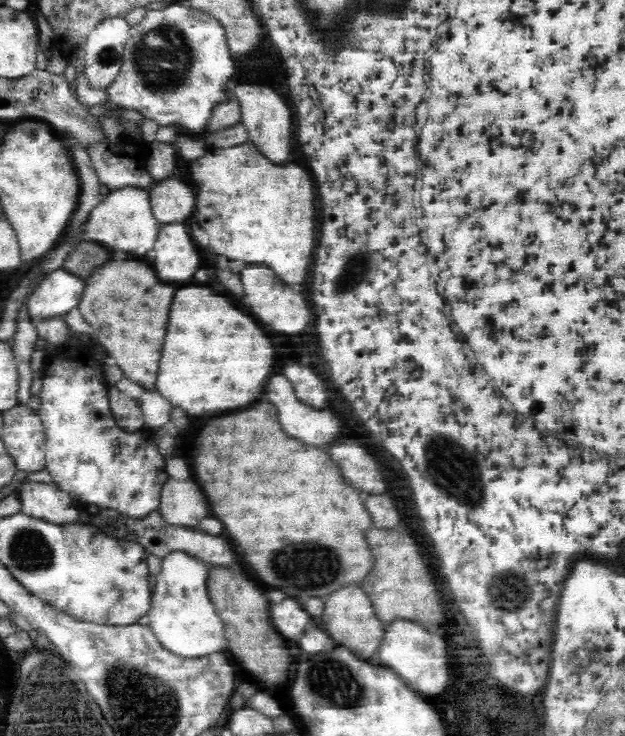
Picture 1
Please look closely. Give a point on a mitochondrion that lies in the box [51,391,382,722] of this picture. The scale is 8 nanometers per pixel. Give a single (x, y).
(317, 565)

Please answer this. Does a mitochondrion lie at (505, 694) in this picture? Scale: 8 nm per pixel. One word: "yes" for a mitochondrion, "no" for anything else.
no

